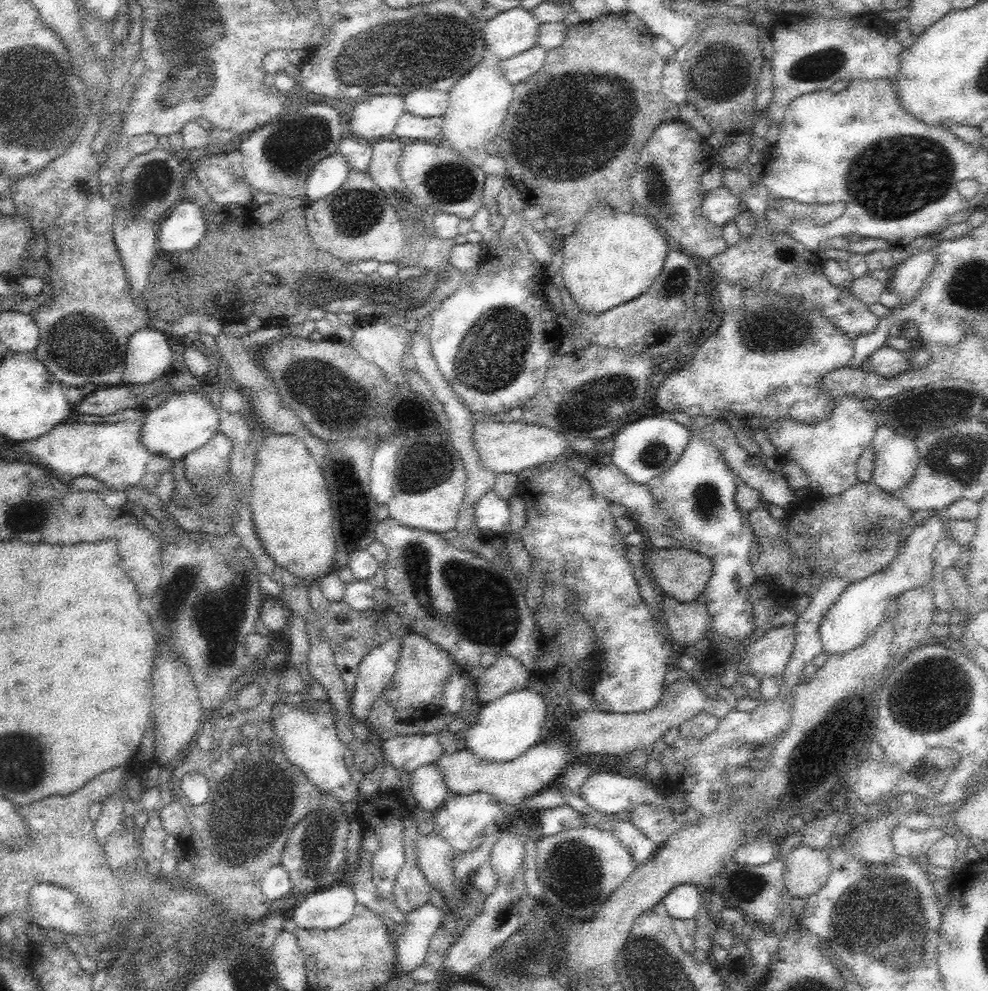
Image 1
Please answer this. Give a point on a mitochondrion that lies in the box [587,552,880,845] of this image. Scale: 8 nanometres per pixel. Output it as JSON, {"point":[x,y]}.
{"point":[797,779]}

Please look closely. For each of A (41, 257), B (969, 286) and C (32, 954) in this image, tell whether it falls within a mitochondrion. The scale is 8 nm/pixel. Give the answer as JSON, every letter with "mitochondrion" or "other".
{"A":"other","B":"mitochondrion","C":"other"}

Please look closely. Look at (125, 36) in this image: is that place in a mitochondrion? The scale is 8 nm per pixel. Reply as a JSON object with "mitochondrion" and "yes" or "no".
{"mitochondrion":"no"}

